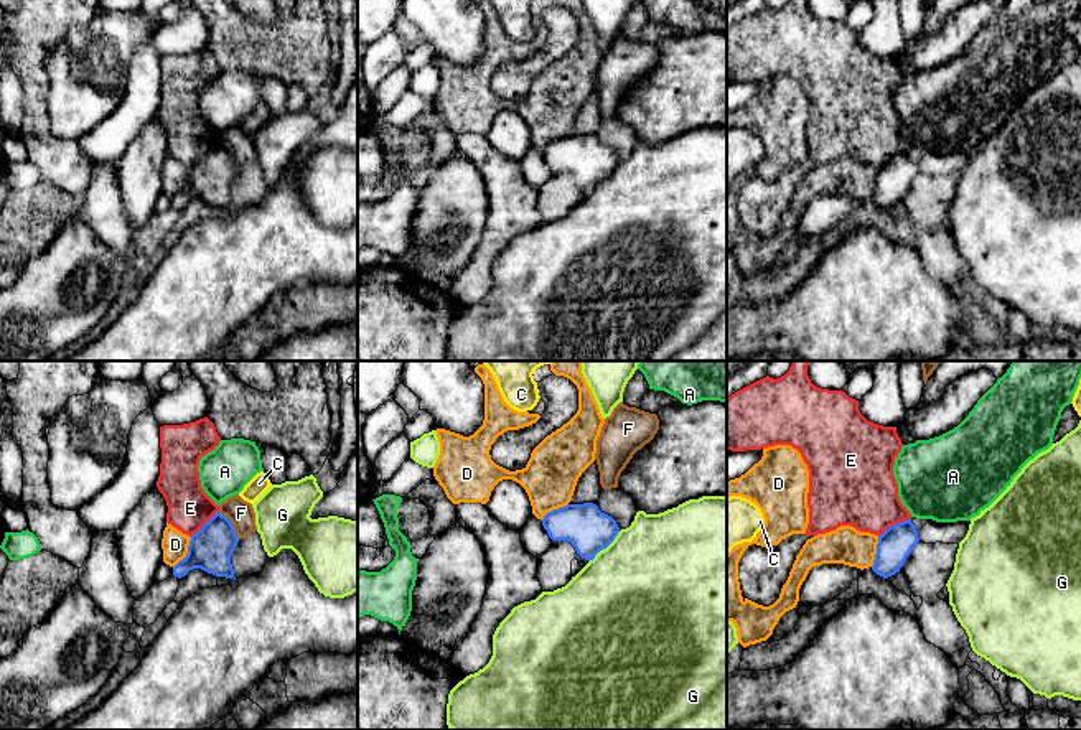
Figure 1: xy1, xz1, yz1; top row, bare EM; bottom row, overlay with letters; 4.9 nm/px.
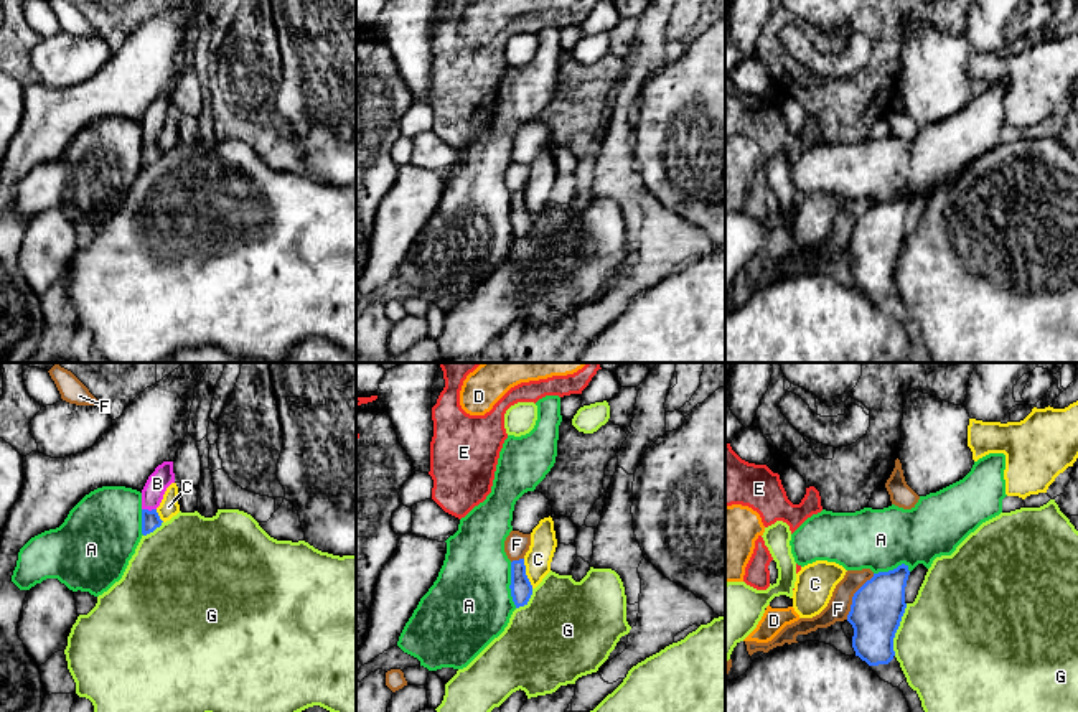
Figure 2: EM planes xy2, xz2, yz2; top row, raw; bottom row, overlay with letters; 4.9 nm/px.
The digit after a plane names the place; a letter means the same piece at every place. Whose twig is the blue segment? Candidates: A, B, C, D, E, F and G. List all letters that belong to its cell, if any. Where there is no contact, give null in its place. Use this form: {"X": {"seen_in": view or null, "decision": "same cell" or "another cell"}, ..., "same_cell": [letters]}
{"A": {"seen_in": "xz2", "decision": "another cell"}, "B": {"seen_in": "xy2", "decision": "same cell"}, "C": {"seen_in": "xz2", "decision": "another cell"}, "D": {"seen_in": "xy1", "decision": "another cell"}, "E": {"seen_in": "yz1", "decision": "another cell"}, "F": {"seen_in": "yz2", "decision": "another cell"}, "G": {"seen_in": "yz2", "decision": "another cell"}, "same_cell": ["B"]}

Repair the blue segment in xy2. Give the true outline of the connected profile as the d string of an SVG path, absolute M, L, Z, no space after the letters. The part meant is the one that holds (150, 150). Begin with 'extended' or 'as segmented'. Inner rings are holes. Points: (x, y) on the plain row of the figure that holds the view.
extended; M163 92L148 107L142 120L142 165L147 166L162 157L157 143L166 119L175 114L173 92Z

